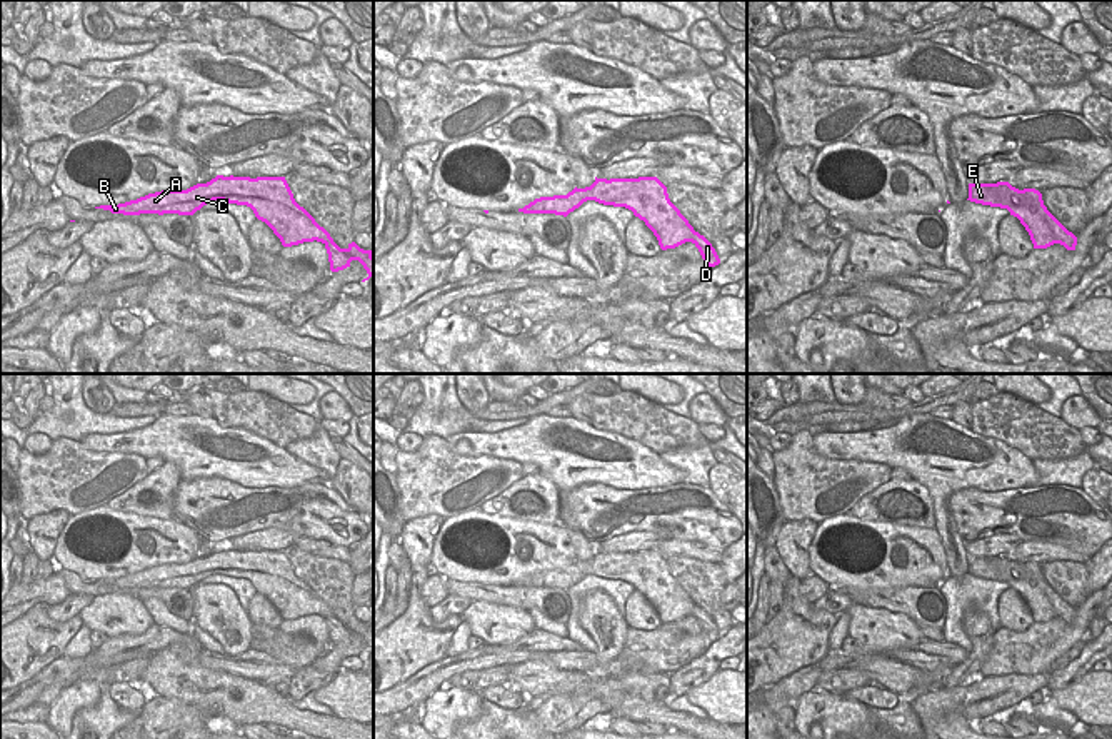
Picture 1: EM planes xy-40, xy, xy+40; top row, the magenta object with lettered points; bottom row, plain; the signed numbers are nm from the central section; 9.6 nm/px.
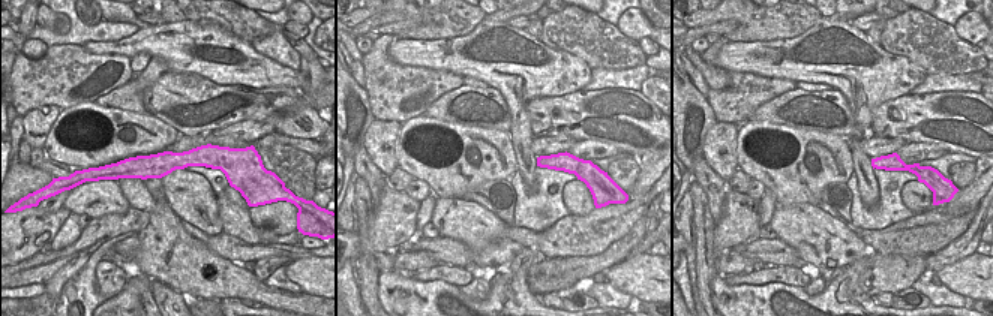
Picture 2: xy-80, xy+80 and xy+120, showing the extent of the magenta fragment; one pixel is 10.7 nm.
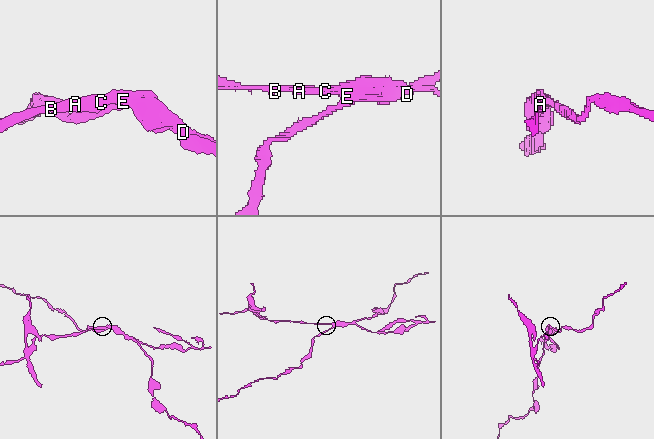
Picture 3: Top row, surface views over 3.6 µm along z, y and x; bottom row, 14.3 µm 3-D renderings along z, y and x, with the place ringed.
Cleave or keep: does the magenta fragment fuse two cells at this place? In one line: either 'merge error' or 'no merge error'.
merge error

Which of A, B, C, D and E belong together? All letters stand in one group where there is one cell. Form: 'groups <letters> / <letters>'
groups A B C E / D

